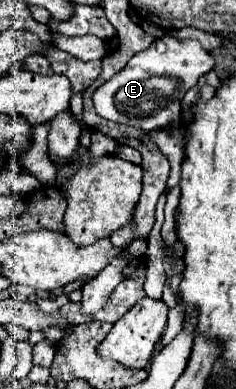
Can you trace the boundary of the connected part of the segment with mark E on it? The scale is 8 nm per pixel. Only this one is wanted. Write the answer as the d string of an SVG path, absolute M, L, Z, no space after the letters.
M165 35L155 39L149 49L129 59L129 63L117 75L103 83L93 93L93 105L101 117L117 123L137 125L145 131L179 125L183 95L197 83L201 75L209 73L213 65L215 61L211 53L205 51L199 41Z

